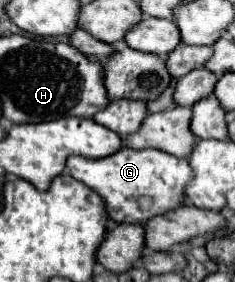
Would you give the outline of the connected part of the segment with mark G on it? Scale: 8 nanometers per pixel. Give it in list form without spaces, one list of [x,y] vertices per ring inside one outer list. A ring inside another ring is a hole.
[[[119,149],[117,153],[103,157],[103,159],[87,159],[87,157],[77,157],[71,155],[67,159],[67,171],[71,177],[79,179],[81,183],[85,183],[89,189],[97,191],[105,203],[105,211],[107,215],[117,221],[117,223],[145,223],[149,217],[153,215],[161,215],[165,211],[171,211],[179,205],[185,203],[185,183],[189,183],[189,179],[193,177],[193,171],[189,167],[189,163],[185,159],[173,157],[173,155],[165,155],[165,151],[157,151],[157,149],[141,149],[141,151],[133,151],[133,149]],[[141,199],[149,199],[151,205],[147,209],[141,207]]]

